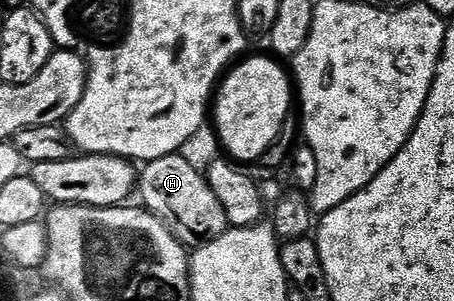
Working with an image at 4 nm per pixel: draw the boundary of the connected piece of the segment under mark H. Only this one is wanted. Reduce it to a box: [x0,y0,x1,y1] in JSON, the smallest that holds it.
[136,153,230,241]

